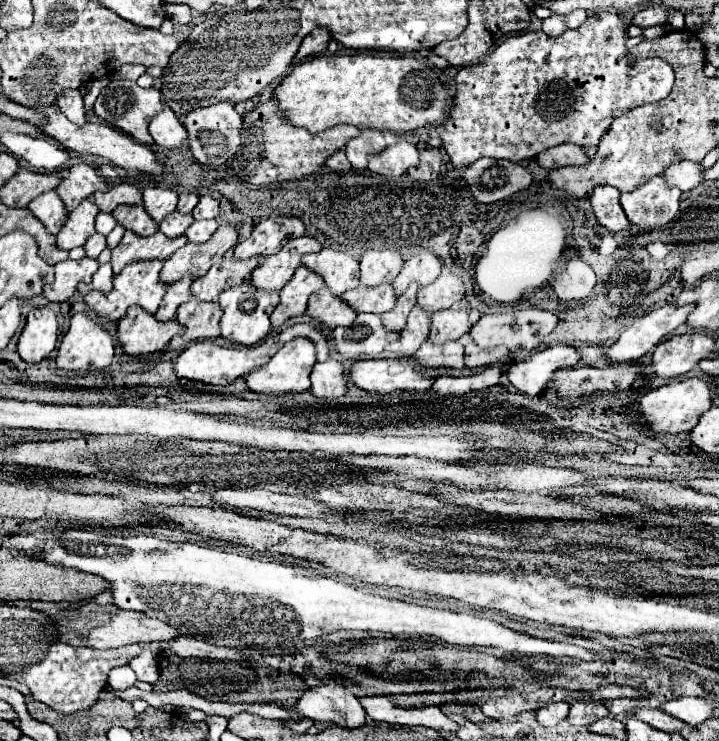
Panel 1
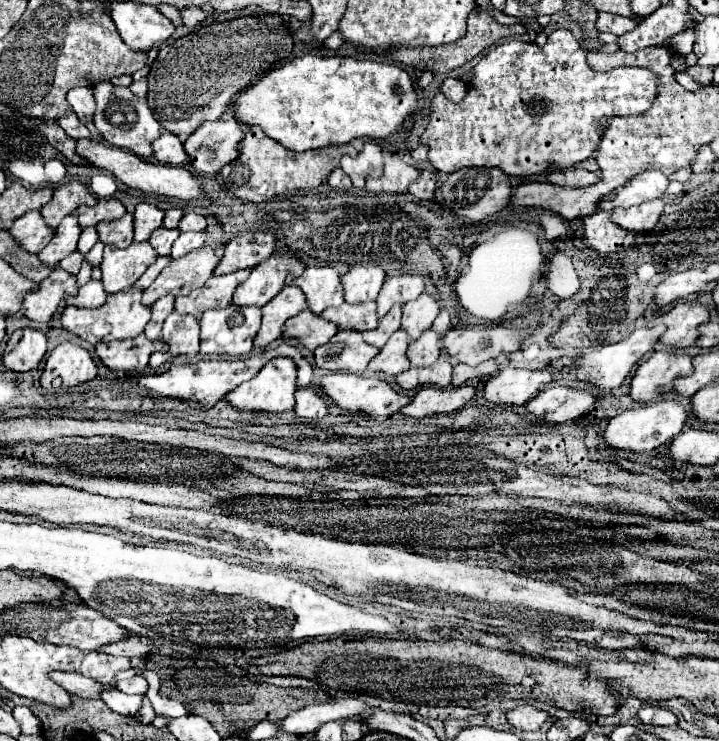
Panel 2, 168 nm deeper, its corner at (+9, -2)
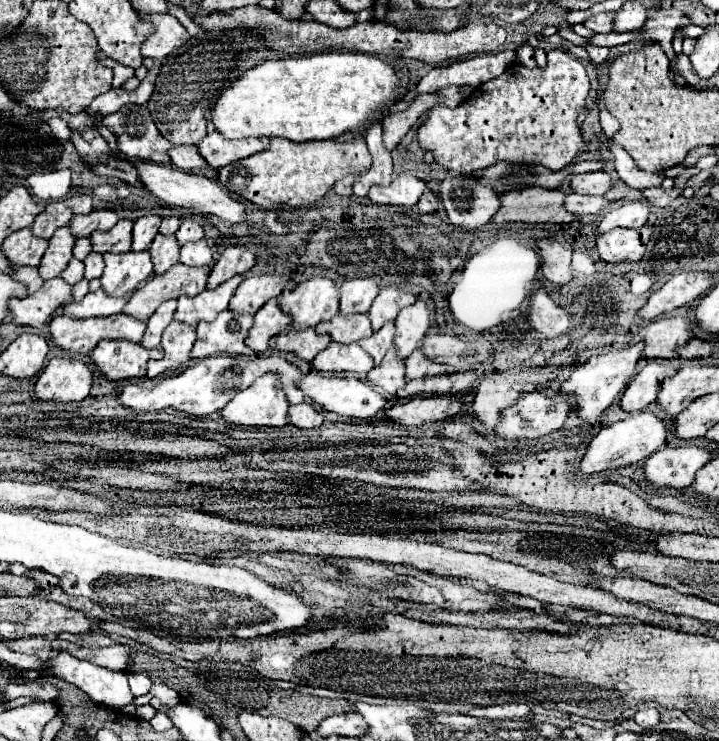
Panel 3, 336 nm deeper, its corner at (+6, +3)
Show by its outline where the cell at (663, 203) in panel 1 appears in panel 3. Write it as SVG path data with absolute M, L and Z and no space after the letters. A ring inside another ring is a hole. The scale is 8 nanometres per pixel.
M626 201L620 207L612 207L598 223L596 233L602 235L614 227L630 227L638 229L646 225L648 219L648 203L646 201Z

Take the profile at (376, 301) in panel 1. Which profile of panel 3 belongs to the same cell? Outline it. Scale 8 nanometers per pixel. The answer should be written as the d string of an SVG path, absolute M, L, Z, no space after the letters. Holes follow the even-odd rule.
M366 313L362 315L336 315L332 321L324 321L318 323L316 333L326 333L330 335L332 341L340 343L340 345L348 345L348 343L356 343L368 335L372 335L372 327L370 327L370 319Z

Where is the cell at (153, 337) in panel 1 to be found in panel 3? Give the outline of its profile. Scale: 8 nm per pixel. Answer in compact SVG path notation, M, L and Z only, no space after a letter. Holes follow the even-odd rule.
M100 341L90 359L108 381L122 381L146 375L146 363L160 359L160 349L144 349L132 341Z

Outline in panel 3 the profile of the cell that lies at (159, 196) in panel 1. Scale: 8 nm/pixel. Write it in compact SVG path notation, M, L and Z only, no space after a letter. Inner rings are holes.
M148 215L140 217L134 223L134 233L132 233L132 251L146 251L152 243L152 239L158 235L160 227L160 217L158 215Z

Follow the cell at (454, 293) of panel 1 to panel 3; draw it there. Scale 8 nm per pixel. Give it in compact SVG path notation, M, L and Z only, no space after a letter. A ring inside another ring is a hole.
M416 301L414 305L402 309L396 317L396 357L406 359L414 349L420 347L424 333L430 327L430 313L424 301Z

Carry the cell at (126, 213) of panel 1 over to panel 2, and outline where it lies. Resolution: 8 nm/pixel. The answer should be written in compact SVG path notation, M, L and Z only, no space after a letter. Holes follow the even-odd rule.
M125 214L115 222L99 222L97 232L101 242L113 244L117 248L125 248L133 242L133 216Z

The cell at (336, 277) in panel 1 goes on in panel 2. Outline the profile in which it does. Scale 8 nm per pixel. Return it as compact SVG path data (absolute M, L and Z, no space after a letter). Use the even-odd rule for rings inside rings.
M307 266L299 278L289 274L289 282L299 286L307 296L307 308L321 314L329 306L341 306L343 286L341 274L335 266Z

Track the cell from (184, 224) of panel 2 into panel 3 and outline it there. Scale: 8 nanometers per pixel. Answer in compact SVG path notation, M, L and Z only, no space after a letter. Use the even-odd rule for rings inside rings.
M184 219L182 225L180 225L180 229L176 231L176 239L178 239L180 245L190 243L190 241L200 241L202 237L204 237L202 227L194 219Z

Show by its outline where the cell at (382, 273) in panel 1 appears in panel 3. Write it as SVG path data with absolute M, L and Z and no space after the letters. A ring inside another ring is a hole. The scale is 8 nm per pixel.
M350 279L340 285L340 315L368 313L378 295L376 279Z

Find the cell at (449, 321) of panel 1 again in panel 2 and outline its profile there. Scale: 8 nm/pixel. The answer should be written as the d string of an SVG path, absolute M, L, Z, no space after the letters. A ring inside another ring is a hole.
M431 328L423 330L421 338L409 344L407 356L409 356L411 364L413 366L429 366L429 364L433 364L441 354L439 342L441 342L441 336L435 330L431 330Z

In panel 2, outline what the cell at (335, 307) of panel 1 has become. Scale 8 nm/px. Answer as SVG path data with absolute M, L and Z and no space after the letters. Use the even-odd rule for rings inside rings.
M301 310L295 318L289 318L283 330L283 336L299 338L309 350L325 344L333 334L337 334L335 326L331 326L331 322L325 322L323 316L311 314L311 310Z

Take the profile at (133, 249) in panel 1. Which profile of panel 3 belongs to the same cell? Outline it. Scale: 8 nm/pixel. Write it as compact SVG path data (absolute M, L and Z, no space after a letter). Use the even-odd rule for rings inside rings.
M148 251L142 253L106 253L104 255L104 273L100 277L102 289L110 297L124 297L128 291L134 291L140 281L152 273L152 259Z

